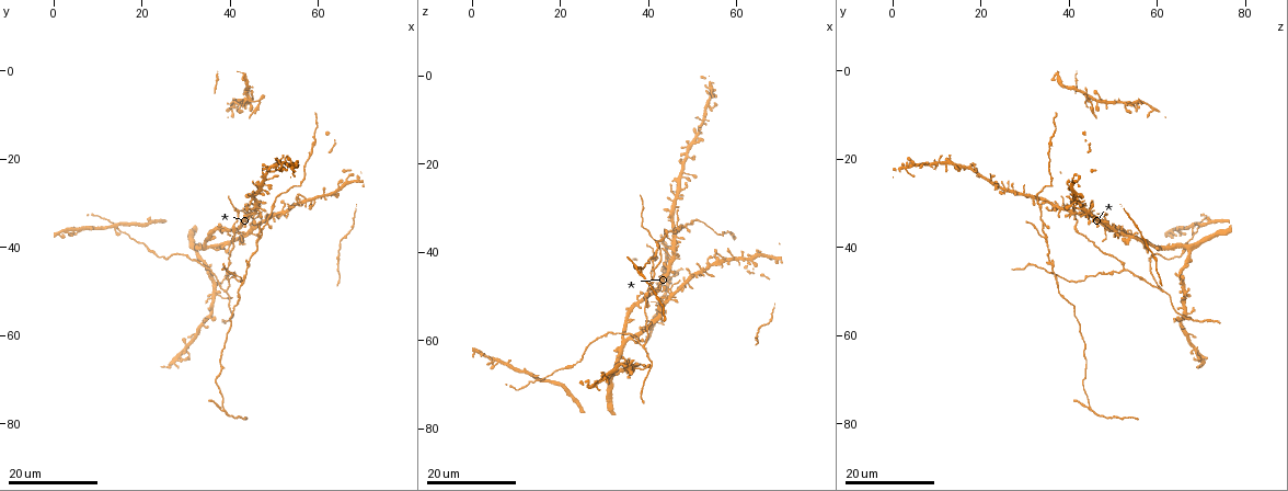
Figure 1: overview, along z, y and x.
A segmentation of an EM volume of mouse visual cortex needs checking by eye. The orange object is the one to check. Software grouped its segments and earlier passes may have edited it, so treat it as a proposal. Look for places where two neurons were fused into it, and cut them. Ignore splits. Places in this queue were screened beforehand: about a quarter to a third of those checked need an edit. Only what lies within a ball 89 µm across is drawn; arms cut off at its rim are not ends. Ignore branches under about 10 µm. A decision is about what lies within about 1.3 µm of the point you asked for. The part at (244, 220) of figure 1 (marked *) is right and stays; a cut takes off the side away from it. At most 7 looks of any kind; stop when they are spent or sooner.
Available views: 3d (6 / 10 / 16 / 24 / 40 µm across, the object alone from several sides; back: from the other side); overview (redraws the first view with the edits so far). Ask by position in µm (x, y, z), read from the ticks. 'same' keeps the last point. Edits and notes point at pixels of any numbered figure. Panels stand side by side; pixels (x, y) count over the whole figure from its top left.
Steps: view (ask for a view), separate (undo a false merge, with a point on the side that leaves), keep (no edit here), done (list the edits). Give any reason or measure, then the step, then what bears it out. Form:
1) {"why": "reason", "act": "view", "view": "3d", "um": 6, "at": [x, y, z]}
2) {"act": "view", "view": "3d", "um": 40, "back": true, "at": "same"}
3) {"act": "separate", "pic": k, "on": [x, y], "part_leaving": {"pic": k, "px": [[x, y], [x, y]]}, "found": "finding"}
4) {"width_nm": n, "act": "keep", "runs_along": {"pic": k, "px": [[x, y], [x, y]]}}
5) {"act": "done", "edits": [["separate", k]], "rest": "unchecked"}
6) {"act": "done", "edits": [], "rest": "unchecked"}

{"why": "branch point", "act": "view", "view": "3d", "um": 24, "at": [39.0, 49.5, 61.5]}

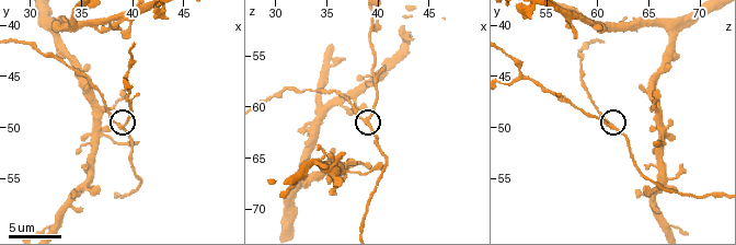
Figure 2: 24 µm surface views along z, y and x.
{"act": "view", "view": "3d", "um": 10, "at": [38.6, 49.6, 61.4]}

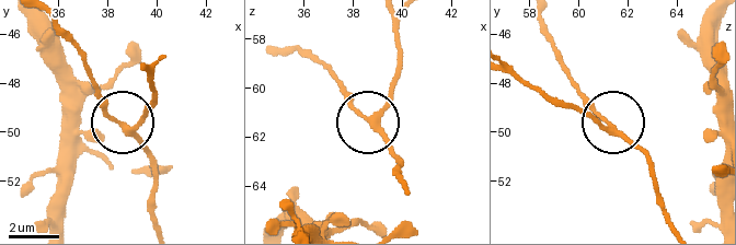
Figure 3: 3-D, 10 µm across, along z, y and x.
{"width_nm": 200, "act": "keep", "runs_along": {"pic": 3, "px": [[146, 63], [152, 102], [139, 120], [125, 125], [150, 156]]}, "found": "continuous, no second neuron"}

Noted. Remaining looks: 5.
{"why": "side arm on a straight run", "act": "view", "view": "3d", "um": 16, "at": [14.5, 35.5, 69.5]}

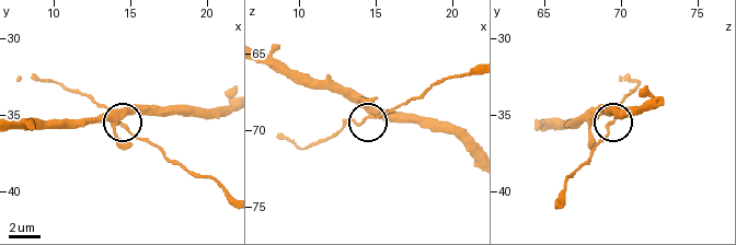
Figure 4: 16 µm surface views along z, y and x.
{"act": "view", "view": "3d", "um": 6, "at": [14.4, 35.6, 69.2]}

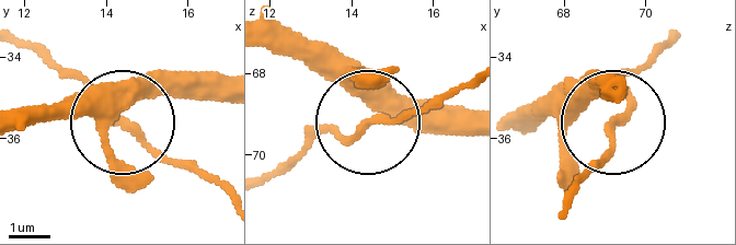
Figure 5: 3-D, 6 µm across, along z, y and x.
{"act": "view", "view": "3d", "um": 6, "back": true, "at": [14.40, 35.60, 69.25]}

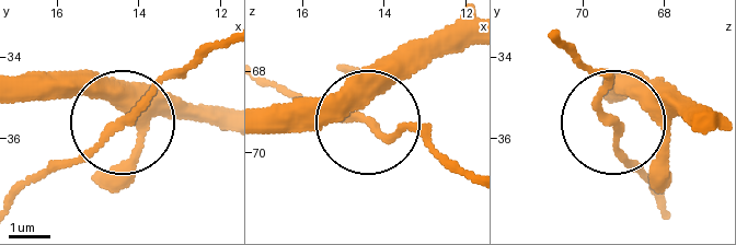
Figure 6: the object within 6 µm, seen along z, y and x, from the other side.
{"width_nm": 140, "act": "keep", "runs_along": {"pic": 6, "px": [[25, 189], [110, 133], [123, 95], [169, 95]]}, "found": "one neuron here"}

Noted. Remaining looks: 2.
{"why": "three-way junction", "act": "view", "view": "3d", "um": 6, "at": [39.2, 45.2, 52.8]}

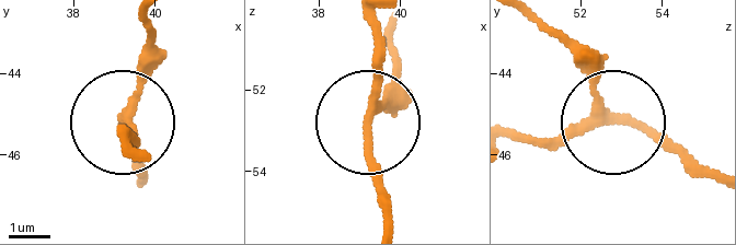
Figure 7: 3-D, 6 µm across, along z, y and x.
{"width_nm": 190, "act": "keep", "found": "one neuron here"}

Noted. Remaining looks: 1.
{"act": "done", "edits": [], "rest": "unchecked"}

